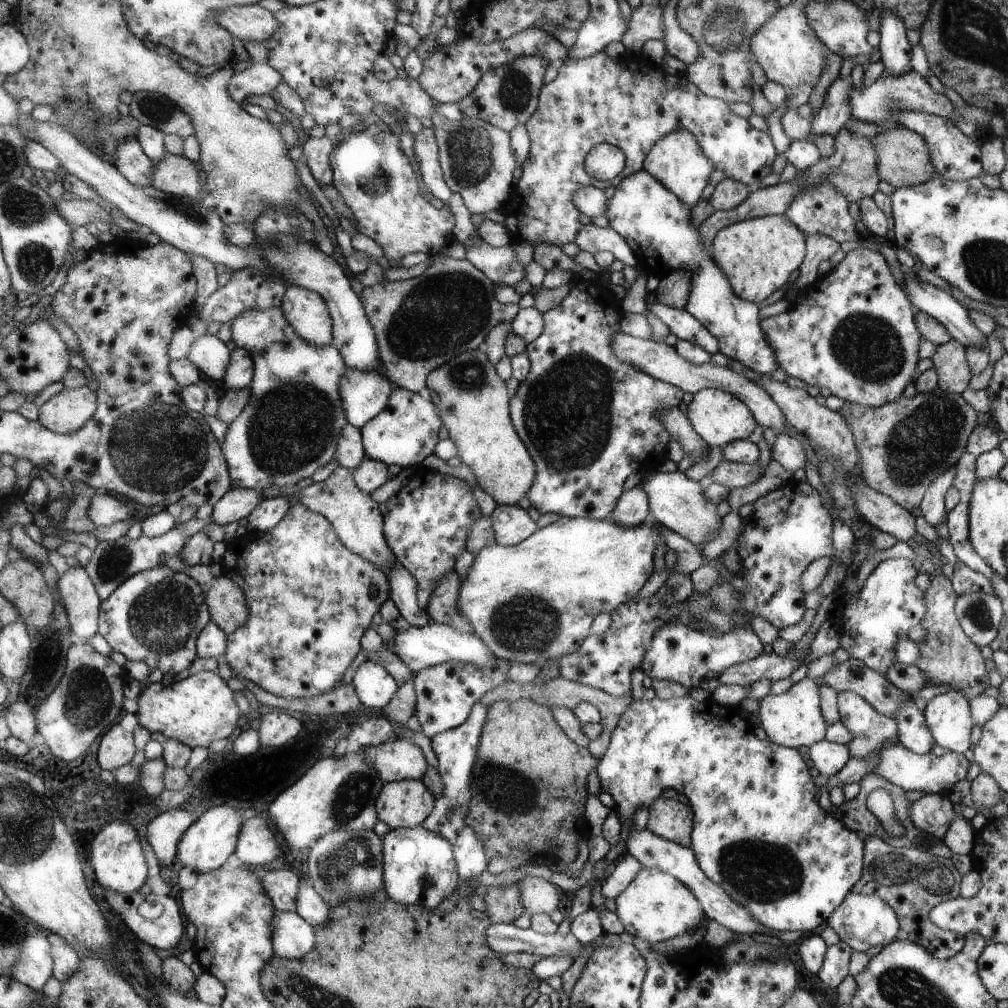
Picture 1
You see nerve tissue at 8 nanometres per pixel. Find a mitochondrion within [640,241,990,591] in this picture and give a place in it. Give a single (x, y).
(924, 440)

